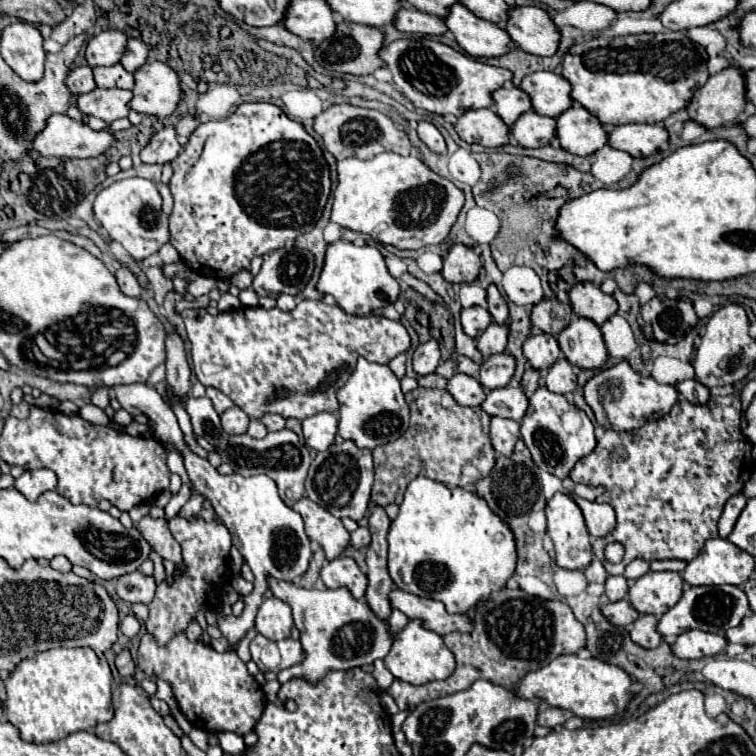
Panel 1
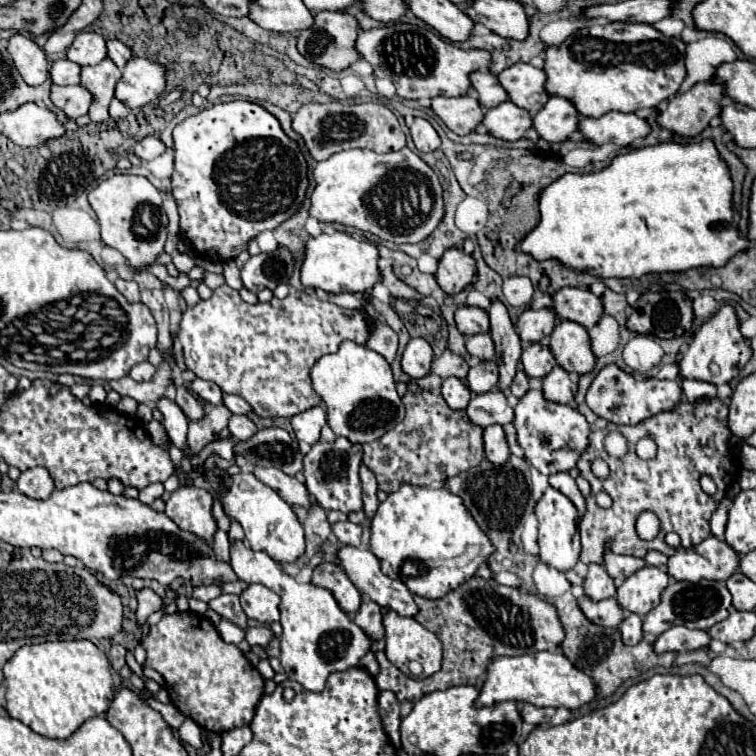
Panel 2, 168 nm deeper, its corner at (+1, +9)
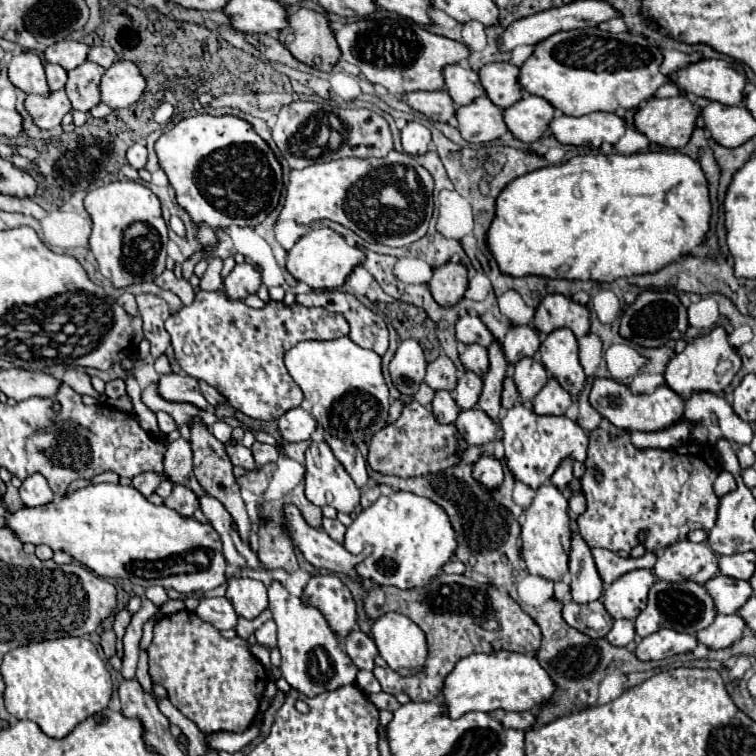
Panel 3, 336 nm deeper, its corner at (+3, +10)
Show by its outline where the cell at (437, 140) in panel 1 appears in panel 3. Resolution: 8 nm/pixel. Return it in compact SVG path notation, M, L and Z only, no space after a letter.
M411 121L405 125L405 129L401 131L401 141L403 141L403 149L405 153L409 155L423 155L429 151L429 145L431 145L431 131L417 123L417 121Z

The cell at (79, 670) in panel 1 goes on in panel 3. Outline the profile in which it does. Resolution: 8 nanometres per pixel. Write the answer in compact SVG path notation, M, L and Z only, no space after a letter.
M61 637L53 641L29 643L29 645L17 647L5 655L1 663L1 675L7 685L3 693L7 711L17 719L29 719L37 723L39 729L53 739L67 737L81 721L99 713L101 709L107 709L113 693L113 683L111 683L107 665L99 657L95 645L85 637Z

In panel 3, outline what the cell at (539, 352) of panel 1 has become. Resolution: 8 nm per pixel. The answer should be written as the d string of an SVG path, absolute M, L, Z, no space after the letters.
M523 357L515 365L513 379L515 379L515 385L517 385L523 401L529 403L541 391L541 387L547 383L549 375L547 375L547 369L541 365L541 361L537 361L533 357Z

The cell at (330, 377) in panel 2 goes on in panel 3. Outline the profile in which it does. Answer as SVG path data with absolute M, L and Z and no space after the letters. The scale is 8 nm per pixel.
M339 337L333 341L303 341L285 353L285 365L295 383L303 389L305 399L311 401L313 417L329 435L349 443L359 443L367 441L387 425L391 399L381 371L381 357L377 353L355 345L349 337Z

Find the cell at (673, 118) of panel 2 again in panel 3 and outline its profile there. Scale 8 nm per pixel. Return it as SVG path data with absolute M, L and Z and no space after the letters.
M677 95L671 99L649 99L645 107L635 113L635 127L667 149L681 149L689 143L701 109L695 107L687 95Z

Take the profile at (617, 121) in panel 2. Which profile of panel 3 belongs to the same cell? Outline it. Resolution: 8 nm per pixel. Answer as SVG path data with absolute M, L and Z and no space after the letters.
M589 113L583 117L557 115L551 121L551 133L559 143L601 147L601 143L615 145L625 133L625 121L615 113Z

